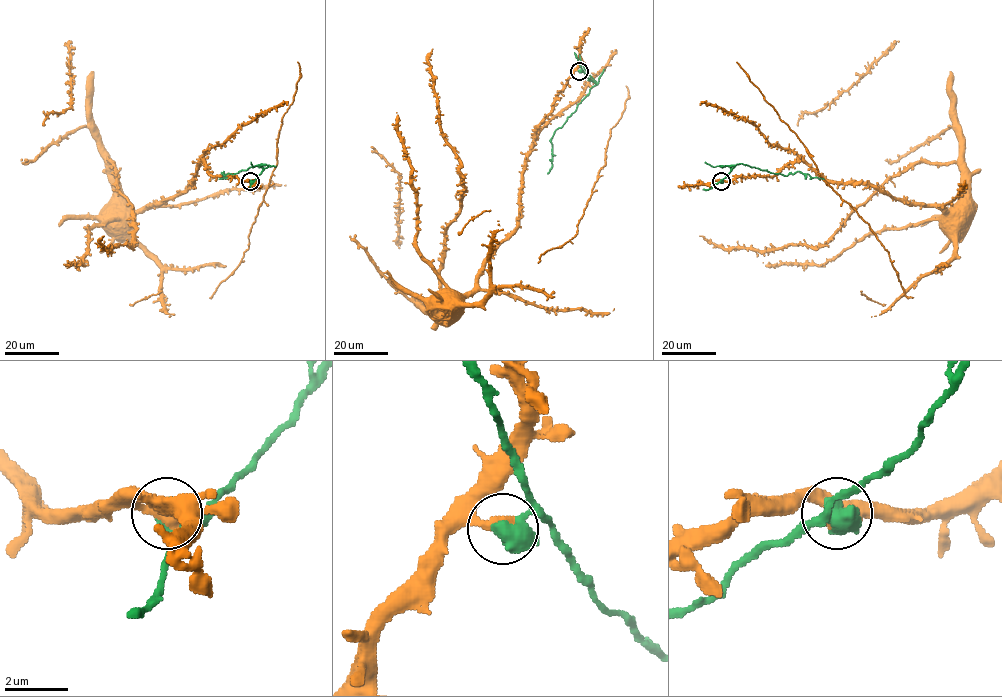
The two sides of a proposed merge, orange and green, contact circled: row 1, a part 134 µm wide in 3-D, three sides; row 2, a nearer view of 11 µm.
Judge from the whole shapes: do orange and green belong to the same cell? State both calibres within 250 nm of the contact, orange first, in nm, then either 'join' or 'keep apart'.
500 nm thick on the orange side, 800 nm on the other; keep apart

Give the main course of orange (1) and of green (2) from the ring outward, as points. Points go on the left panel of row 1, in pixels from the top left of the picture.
1: (250, 181), (212, 175), (202, 161), (193, 181), (170, 198), (133, 210), (122, 196)
2: (250, 181), (268, 166), (261, 163), (225, 175), (223, 171), (223, 177), (219, 179)

